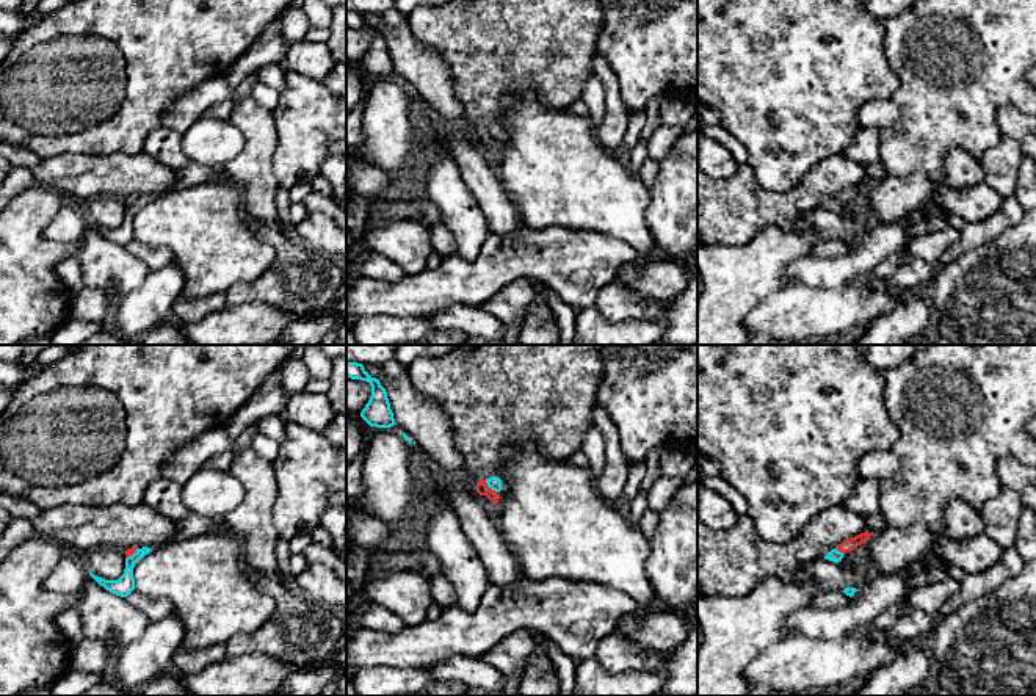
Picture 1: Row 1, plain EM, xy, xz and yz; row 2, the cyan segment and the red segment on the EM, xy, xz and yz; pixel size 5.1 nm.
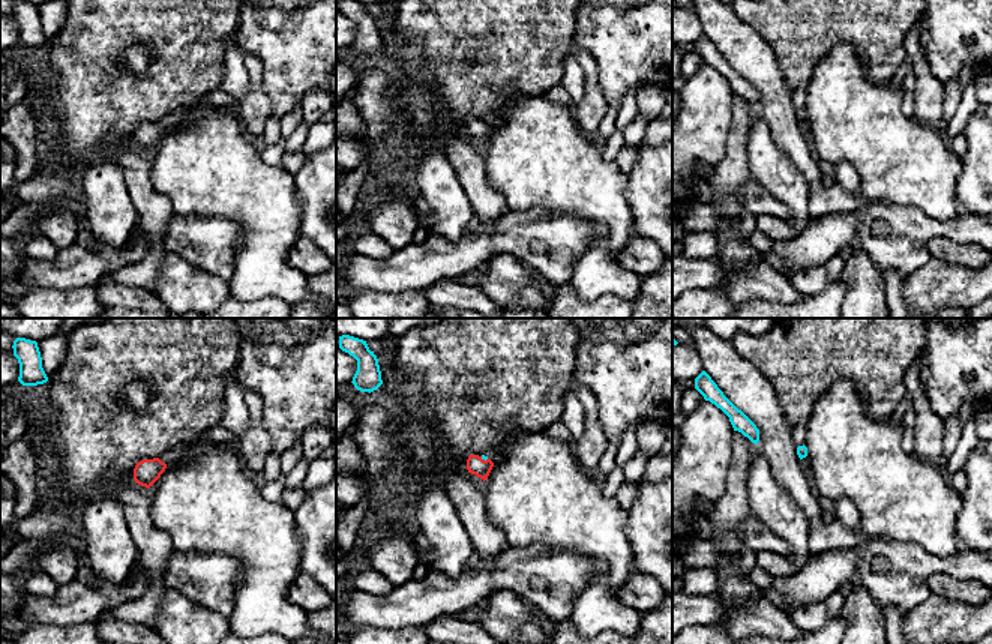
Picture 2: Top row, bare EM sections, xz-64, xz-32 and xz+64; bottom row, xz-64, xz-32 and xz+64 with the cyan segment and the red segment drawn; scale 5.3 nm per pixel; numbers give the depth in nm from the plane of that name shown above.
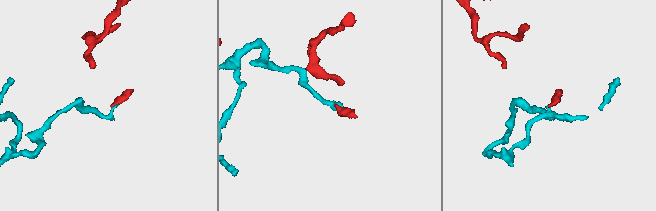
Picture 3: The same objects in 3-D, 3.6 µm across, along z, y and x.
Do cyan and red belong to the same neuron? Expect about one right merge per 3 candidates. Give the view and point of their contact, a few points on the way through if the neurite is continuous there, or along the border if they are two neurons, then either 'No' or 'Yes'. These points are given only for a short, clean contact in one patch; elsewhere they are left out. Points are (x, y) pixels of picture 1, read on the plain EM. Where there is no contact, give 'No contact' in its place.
Touches cyan at xz (489, 135). Boundary: xz (485, 129), (496, 141). No

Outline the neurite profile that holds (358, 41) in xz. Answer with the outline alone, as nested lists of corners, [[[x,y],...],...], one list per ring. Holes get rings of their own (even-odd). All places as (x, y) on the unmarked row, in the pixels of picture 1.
[[[346,27],[346,63],[360,63],[370,45],[370,31]]]

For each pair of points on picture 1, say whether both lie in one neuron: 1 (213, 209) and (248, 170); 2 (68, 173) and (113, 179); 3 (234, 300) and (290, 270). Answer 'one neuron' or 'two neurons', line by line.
1: two neurons
2: one neuron
3: one neuron

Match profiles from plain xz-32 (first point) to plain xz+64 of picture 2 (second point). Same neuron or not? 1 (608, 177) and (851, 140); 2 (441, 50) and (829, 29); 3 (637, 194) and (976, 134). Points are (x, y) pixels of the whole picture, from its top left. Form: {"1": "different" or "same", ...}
{"1": "same", "2": "same", "3": "same"}

